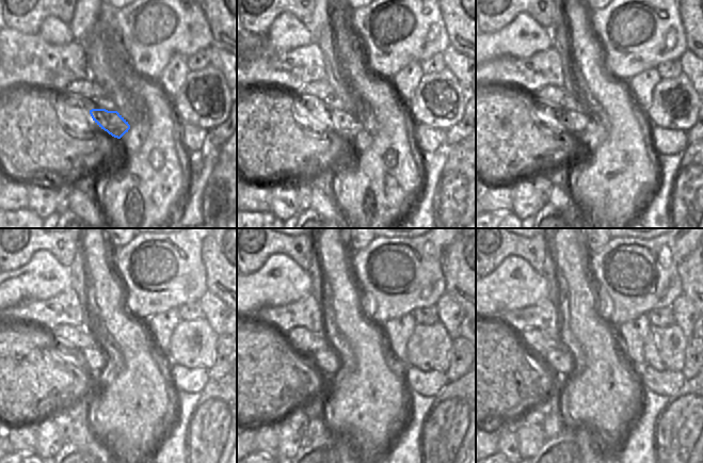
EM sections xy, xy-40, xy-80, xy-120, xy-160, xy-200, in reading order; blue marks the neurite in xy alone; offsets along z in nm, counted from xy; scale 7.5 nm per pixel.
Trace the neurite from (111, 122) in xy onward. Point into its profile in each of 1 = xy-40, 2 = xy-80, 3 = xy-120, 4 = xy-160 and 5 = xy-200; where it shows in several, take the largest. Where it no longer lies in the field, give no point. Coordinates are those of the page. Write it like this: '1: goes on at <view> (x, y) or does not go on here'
1: goes on at xy-40 (346, 123)
2: goes on at xy-80 (578, 121)
3: goes on at xy-120 (92, 357)
4: goes on at xy-160 (326, 361)
5: goes on at xy-200 (559, 360)

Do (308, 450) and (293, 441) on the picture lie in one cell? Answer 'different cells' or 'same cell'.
different cells

